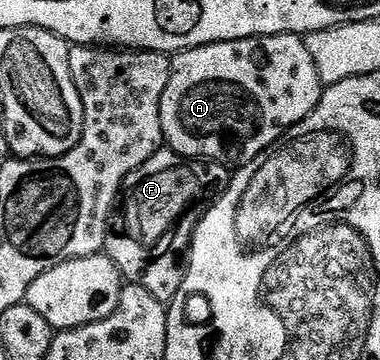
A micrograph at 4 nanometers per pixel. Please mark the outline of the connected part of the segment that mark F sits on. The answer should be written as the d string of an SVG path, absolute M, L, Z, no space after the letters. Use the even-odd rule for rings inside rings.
M170 147L160 149L123 180L125 192L117 209L117 220L107 230L106 256L111 258L130 284L145 287L145 291L158 301L170 303L177 291L181 291L181 283L185 283L191 240L195 237L199 220L207 214L208 206L202 201L203 189L222 191L231 182L232 176L232 170L218 161L183 157Z

